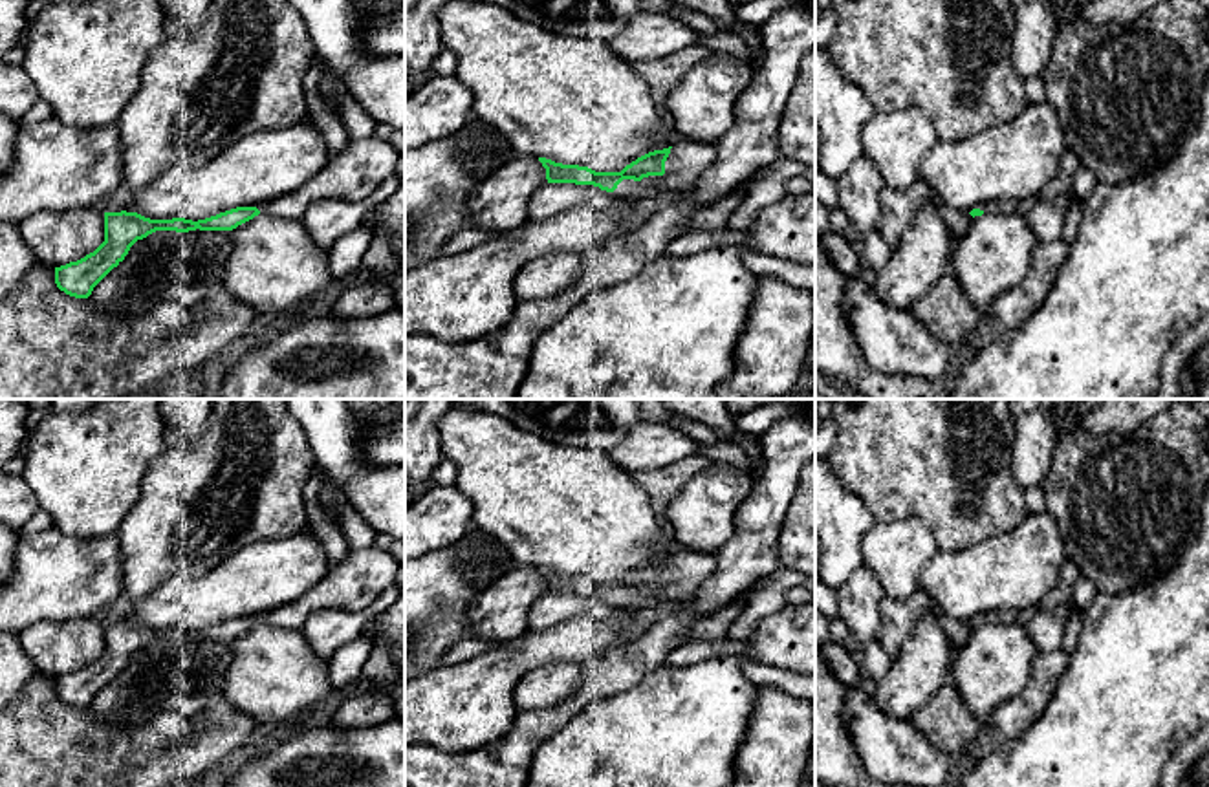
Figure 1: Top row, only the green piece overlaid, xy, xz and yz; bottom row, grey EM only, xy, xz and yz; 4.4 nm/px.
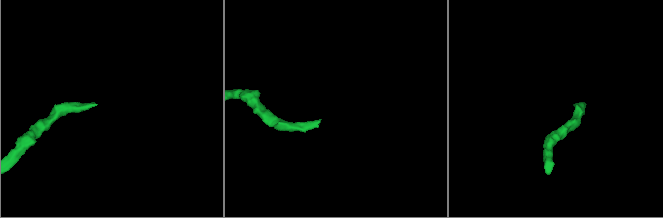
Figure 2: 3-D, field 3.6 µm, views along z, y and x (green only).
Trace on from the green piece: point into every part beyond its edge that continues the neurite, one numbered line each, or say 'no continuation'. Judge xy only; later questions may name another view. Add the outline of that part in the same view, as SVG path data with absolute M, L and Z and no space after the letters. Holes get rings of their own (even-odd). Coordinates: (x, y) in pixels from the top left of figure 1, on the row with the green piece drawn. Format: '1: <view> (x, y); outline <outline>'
1: xy (363, 165); outline M376 135L350 139L337 157L295 192L260 203L256 209L267 216L299 220L306 207L321 198L366 199L396 172L399 157L401 152L388 139Z

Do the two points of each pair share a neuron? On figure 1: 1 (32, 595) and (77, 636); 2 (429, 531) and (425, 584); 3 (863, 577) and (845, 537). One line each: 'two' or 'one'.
1: two
2: two
3: two

